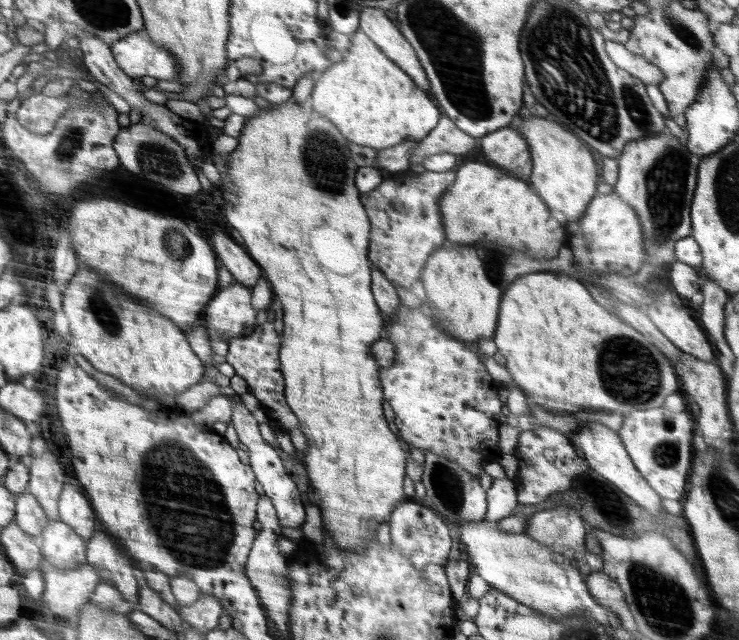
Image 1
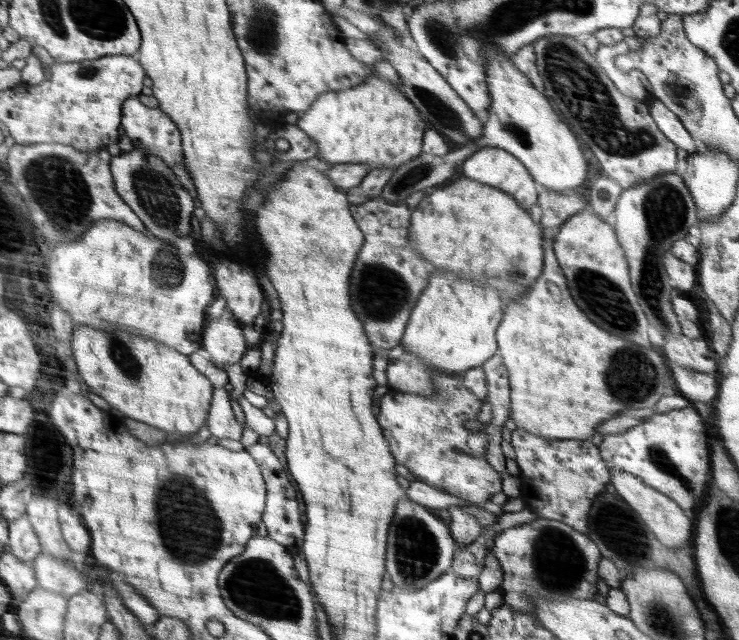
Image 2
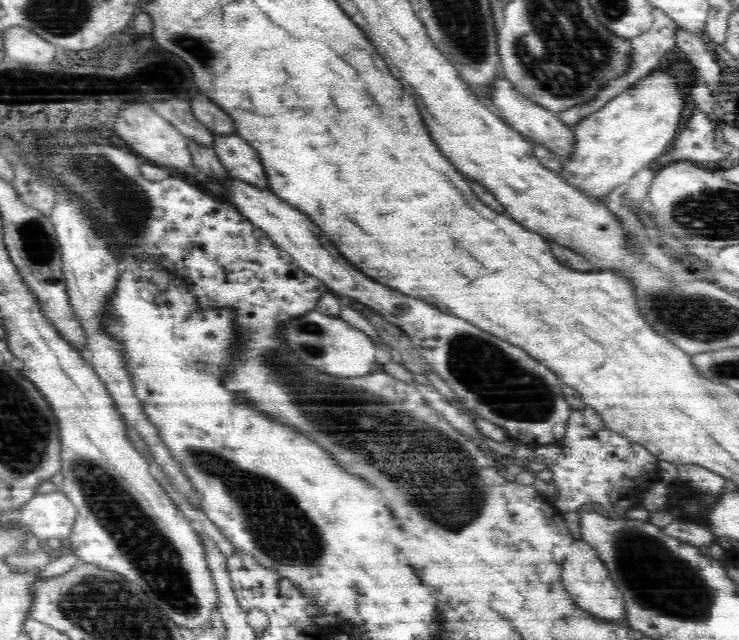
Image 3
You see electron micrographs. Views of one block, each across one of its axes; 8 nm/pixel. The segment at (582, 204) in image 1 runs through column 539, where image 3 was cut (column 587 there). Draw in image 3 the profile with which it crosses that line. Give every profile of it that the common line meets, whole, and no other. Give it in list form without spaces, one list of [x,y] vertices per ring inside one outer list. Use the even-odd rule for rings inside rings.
[[[664,68],[652,70],[646,78],[609,99],[606,106],[576,126],[574,157],[566,159],[564,169],[560,170],[568,183],[584,194],[602,198],[630,182],[634,173],[673,144],[688,98],[676,76],[662,70]]]

